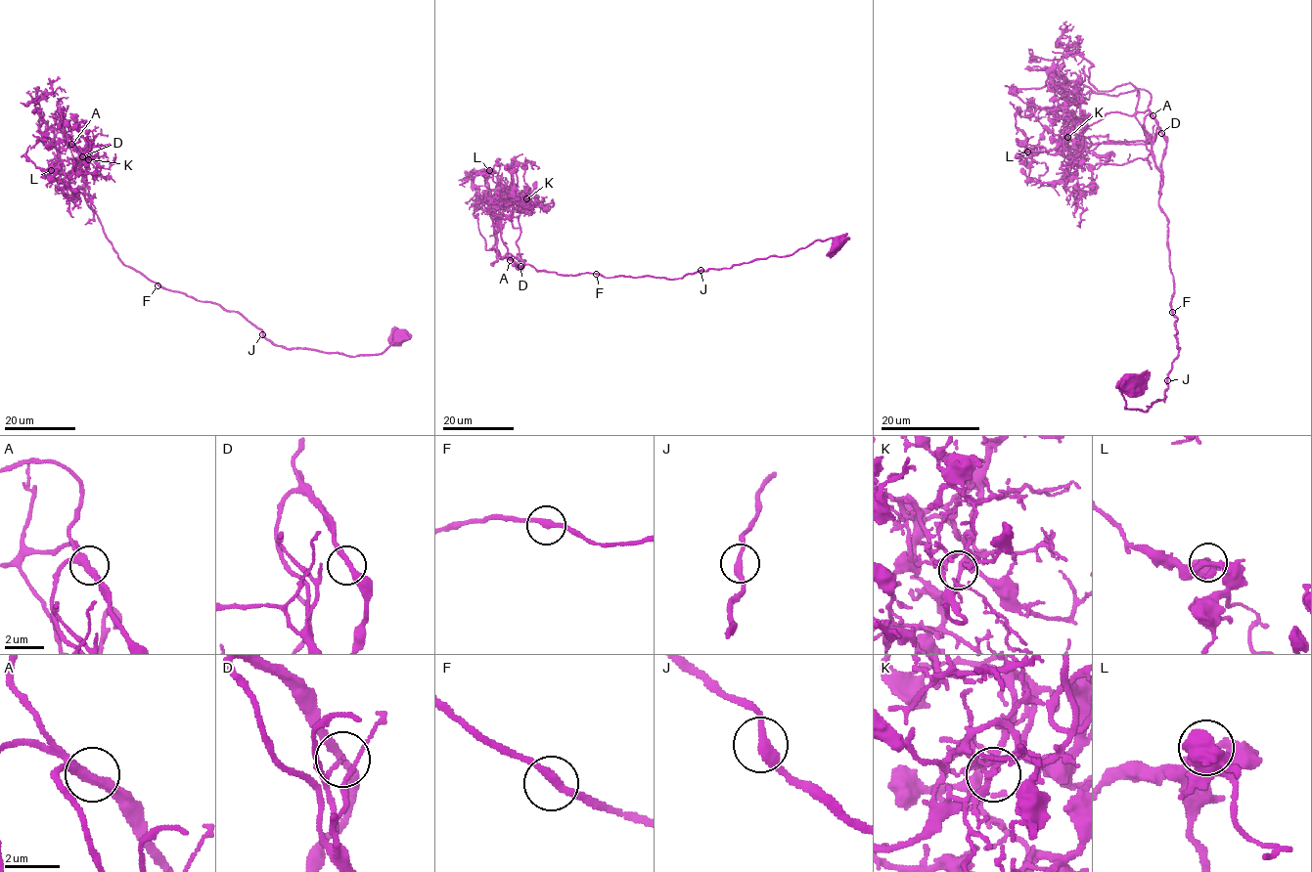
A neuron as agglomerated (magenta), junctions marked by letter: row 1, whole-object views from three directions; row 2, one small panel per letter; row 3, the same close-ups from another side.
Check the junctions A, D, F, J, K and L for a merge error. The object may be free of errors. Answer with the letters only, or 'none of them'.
none of them

